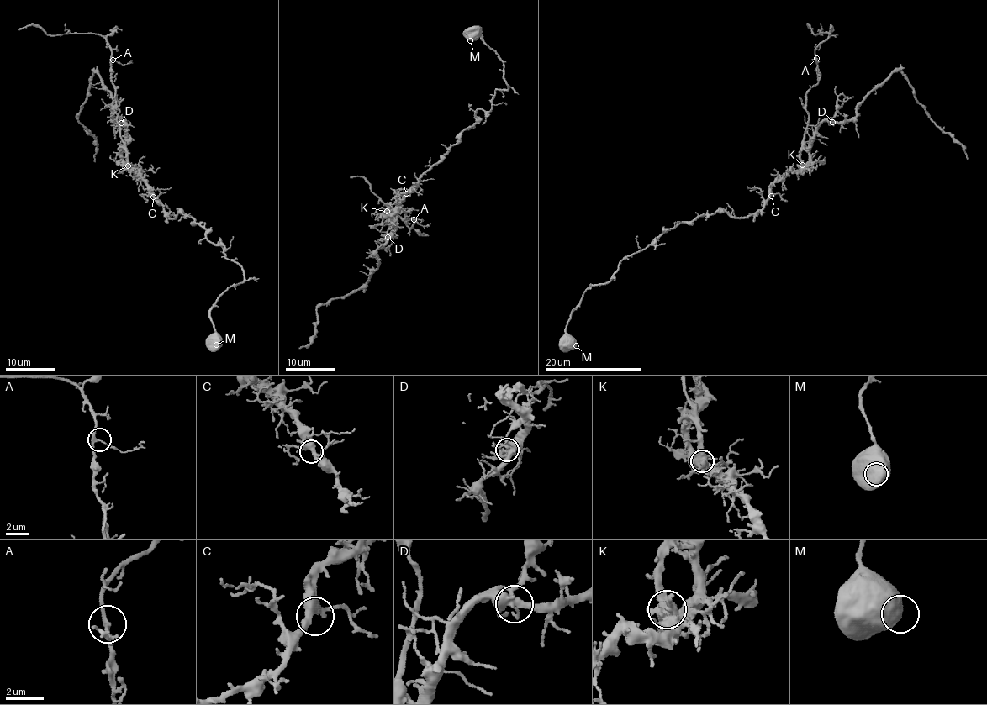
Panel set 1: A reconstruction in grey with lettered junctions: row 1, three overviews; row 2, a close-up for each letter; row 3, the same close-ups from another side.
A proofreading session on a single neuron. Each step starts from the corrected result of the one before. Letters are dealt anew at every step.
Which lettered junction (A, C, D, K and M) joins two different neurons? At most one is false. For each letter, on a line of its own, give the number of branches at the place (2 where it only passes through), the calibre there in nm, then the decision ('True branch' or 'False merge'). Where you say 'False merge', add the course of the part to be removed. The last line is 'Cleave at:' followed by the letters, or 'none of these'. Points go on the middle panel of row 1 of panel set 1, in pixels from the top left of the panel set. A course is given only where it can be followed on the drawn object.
A: Branches: 3. Thickness 170 nm. True branch
C: Branches: 3. Thickness 400 nm. True branch
D: Branches: 6. Thickness 320 nm. True branch
K: Branches: 4. Thickness 550 nm. False merge. Course of the part to remove: (387, 211), (398, 213), (405, 210), (403, 220), (417, 218), (409, 228), (372, 192), (362, 177), (350, 177)
M: Branches: 1. Thickness 900 nm. True branch
Cleave at: K

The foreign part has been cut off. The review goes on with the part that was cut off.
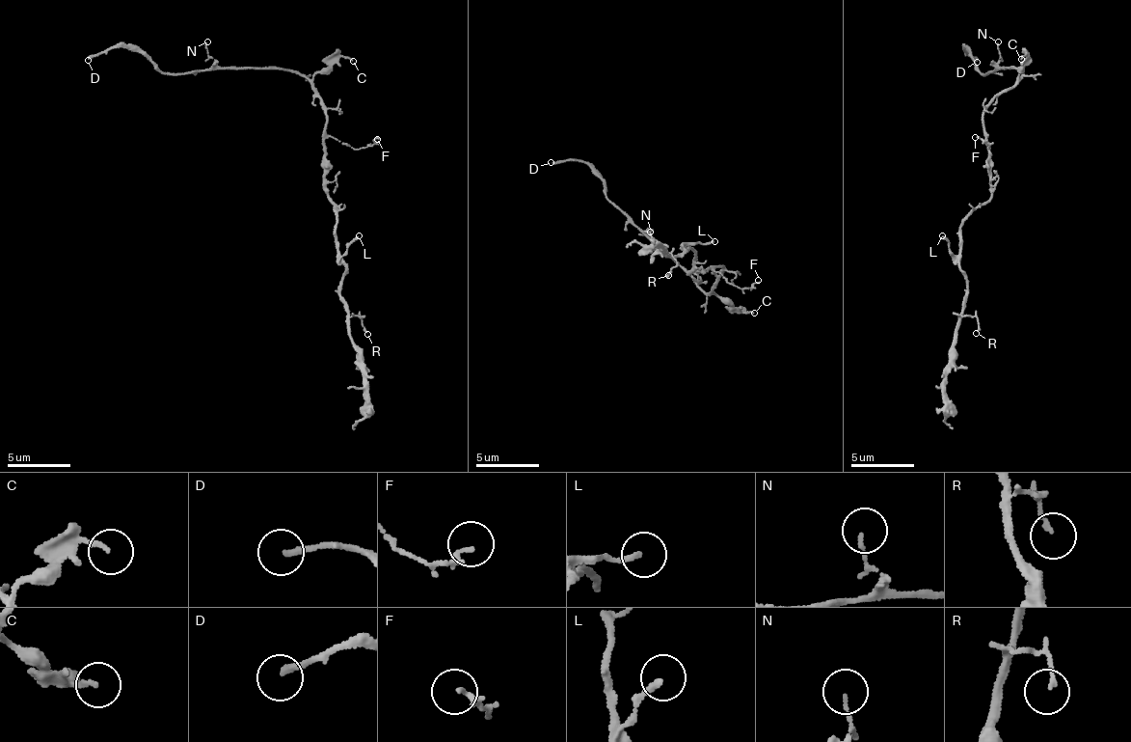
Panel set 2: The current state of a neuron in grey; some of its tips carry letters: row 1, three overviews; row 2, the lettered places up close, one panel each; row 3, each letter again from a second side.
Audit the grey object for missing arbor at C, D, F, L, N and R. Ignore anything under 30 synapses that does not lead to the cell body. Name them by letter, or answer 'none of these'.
D

